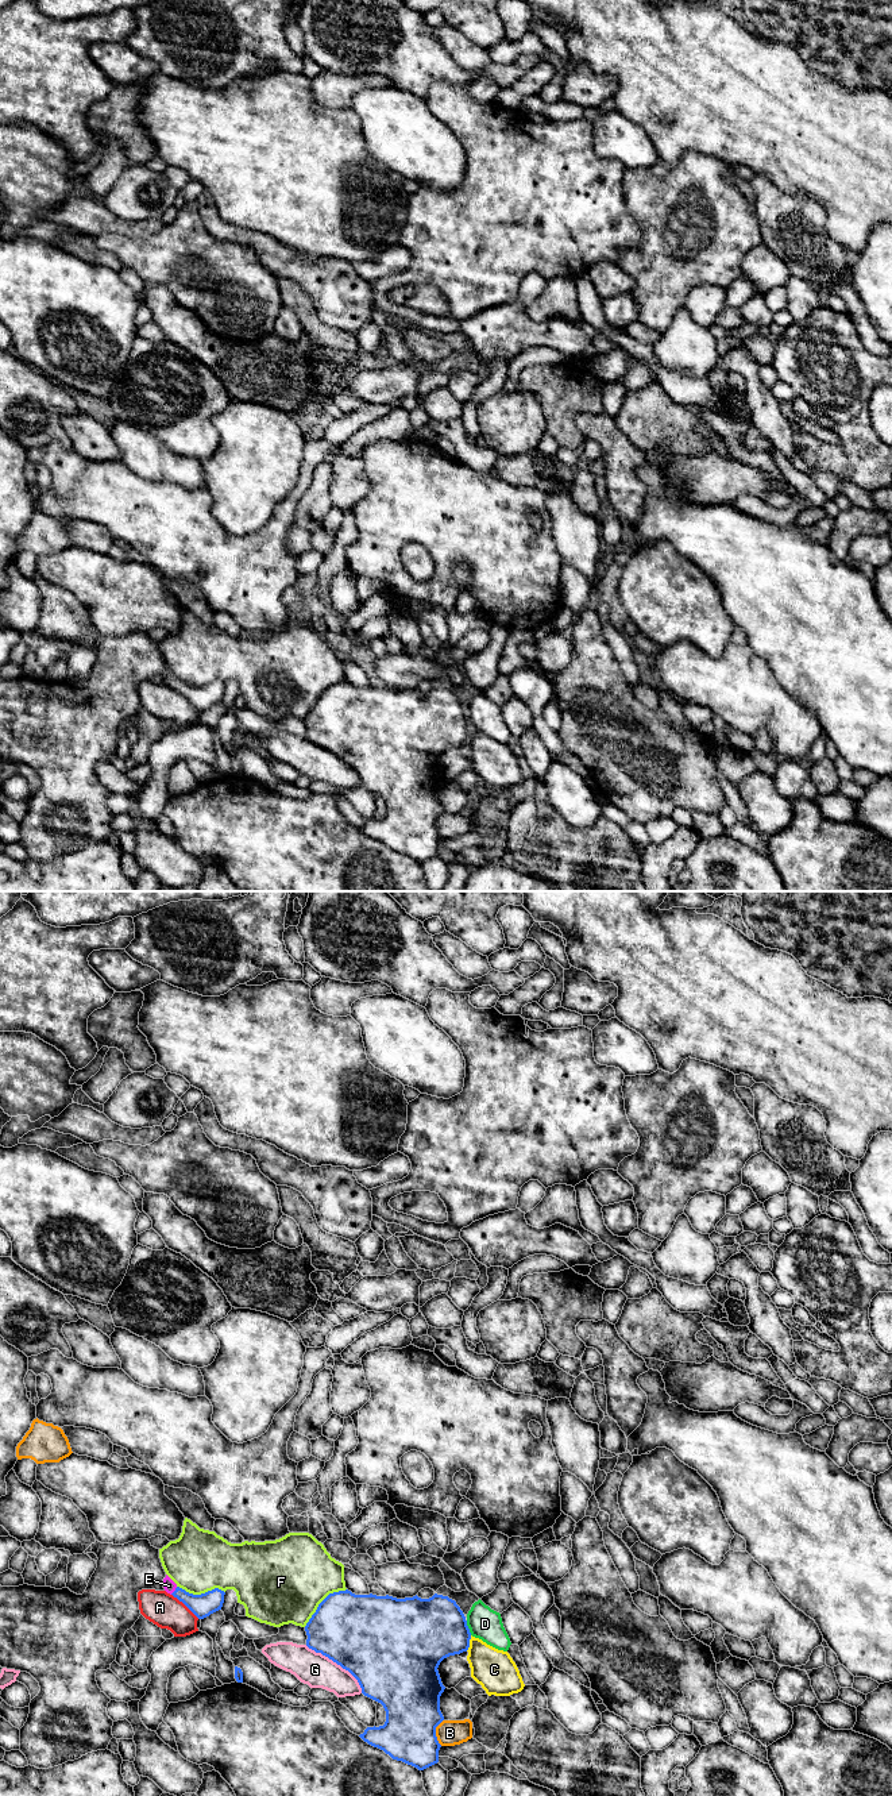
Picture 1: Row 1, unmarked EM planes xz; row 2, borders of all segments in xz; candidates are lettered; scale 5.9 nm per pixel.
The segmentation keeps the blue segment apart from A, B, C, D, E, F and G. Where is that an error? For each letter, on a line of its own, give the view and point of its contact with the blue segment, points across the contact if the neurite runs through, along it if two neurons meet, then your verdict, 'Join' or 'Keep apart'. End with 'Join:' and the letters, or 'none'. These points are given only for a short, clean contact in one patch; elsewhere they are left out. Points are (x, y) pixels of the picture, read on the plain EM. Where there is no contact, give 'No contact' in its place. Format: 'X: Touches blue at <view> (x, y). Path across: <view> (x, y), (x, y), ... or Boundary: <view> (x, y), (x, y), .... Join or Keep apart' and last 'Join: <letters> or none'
A: Touches blue at xz (185, 697). Keep apart
B: Touches blue at xz (435, 825). Keep apart
C: Touches blue at xz (468, 736). Boundary: xz (471, 728), (466, 743). Keep apart
D: Touches blue at xz (467, 720). Keep apart
E: Touches blue at xz (174, 683). Path across: xz (204, 697), (197, 697), (174, 683), (169, 678). Join
F: Touches blue at xz (321, 694). Keep apart
G: Touches blue at xz (338, 756). Keep apart
Join: E

